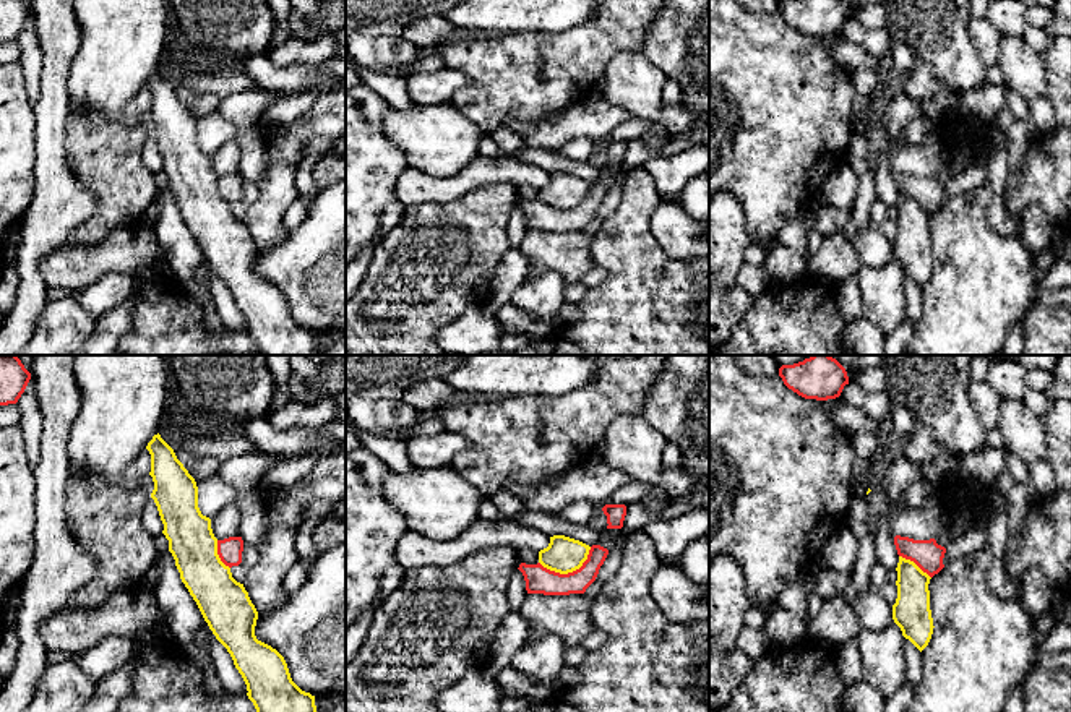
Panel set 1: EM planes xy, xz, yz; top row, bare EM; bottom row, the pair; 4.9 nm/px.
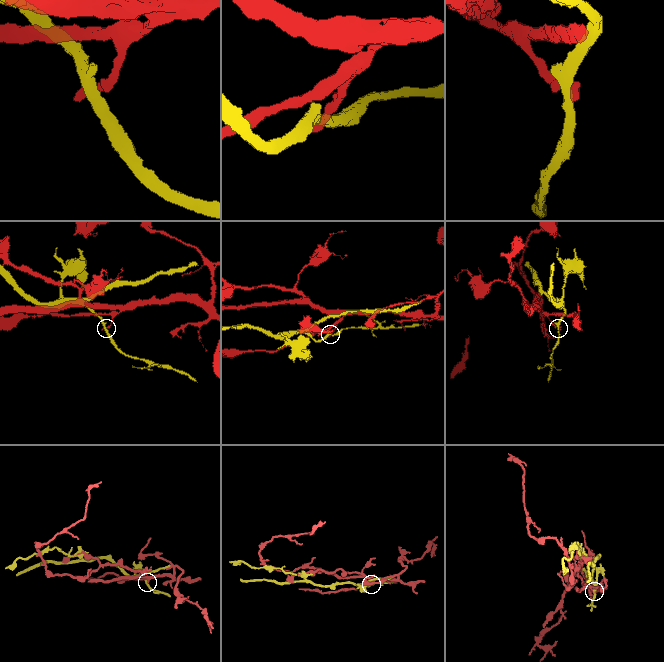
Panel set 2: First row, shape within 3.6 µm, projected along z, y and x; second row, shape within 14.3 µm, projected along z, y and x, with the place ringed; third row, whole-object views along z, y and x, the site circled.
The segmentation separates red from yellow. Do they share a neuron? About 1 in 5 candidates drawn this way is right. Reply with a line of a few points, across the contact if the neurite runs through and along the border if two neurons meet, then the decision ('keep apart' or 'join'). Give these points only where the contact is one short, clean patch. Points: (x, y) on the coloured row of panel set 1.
xz (591, 547), (586, 560), (567, 573), (550, 571), (539, 563) | keep apart

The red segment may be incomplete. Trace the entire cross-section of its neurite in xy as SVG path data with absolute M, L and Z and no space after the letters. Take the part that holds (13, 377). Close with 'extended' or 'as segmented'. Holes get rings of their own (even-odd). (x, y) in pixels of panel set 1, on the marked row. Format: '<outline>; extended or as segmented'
M0 355L0 405L16 404L31 373L16 355Z; as segmented

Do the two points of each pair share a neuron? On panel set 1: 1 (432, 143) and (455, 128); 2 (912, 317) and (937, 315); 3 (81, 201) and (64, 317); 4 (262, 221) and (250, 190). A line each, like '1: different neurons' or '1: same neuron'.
1: same neuron
2: different neurons
3: different neurons
4: different neurons

